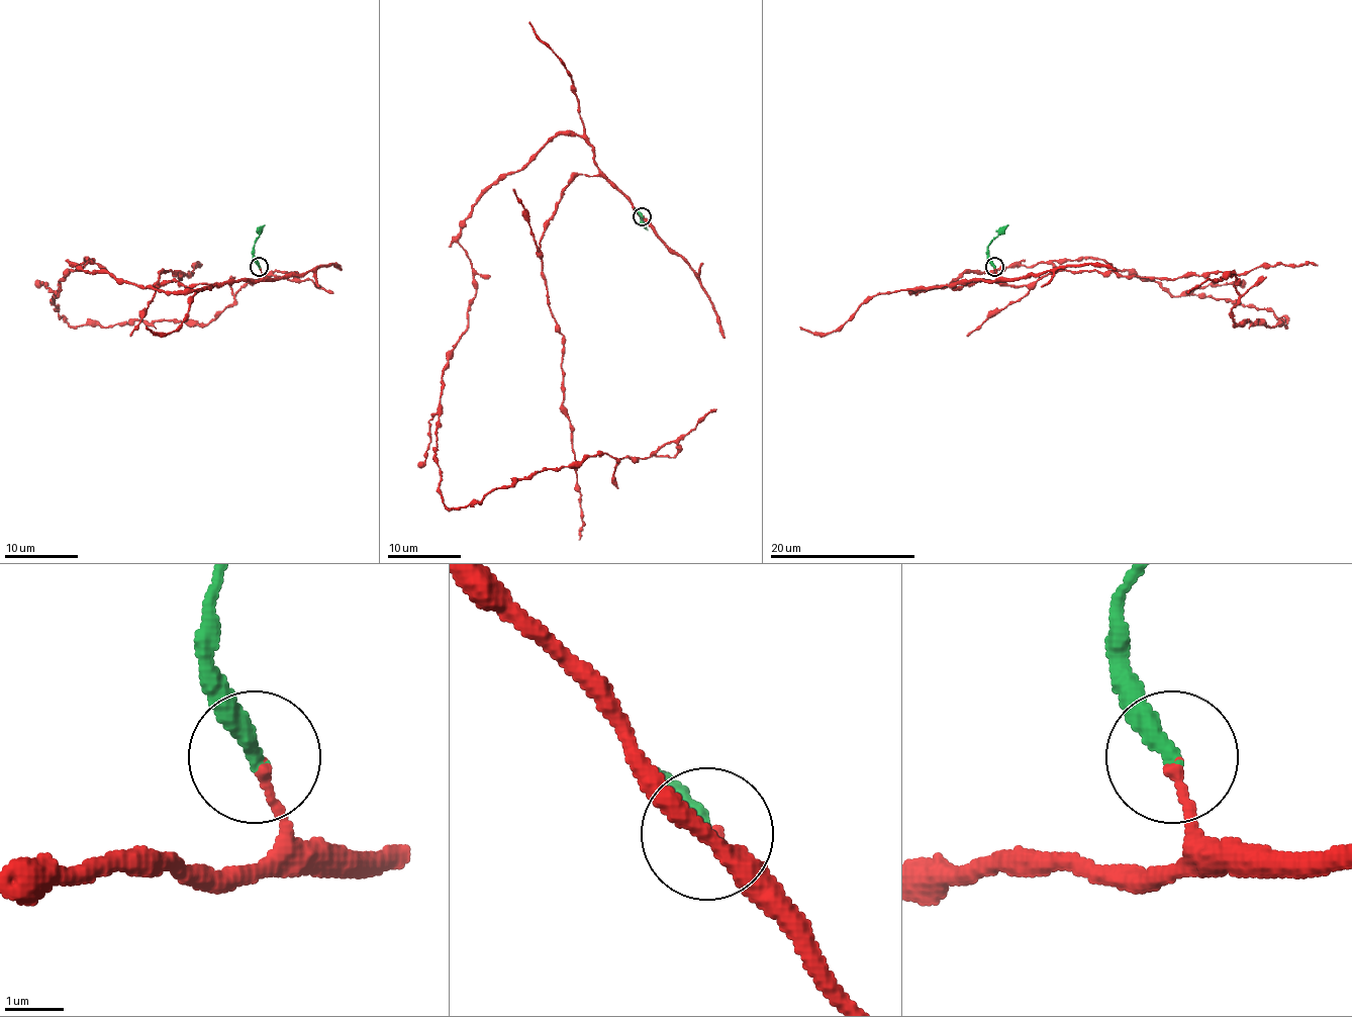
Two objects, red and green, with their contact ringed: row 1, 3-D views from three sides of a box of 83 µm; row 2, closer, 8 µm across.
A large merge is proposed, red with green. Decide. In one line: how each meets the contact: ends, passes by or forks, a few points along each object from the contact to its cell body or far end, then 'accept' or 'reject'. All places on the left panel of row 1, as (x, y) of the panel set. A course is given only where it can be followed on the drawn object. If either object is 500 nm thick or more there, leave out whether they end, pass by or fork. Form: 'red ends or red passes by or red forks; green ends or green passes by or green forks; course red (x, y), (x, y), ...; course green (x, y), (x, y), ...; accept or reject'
red ends; green ends; course red (259, 266), (259, 281), (159, 291), (84, 259), (53, 299), (70, 325), (208, 325), (272, 275), (333, 293); course green (259, 266), (254, 255), (254, 244), (265, 224); reject

